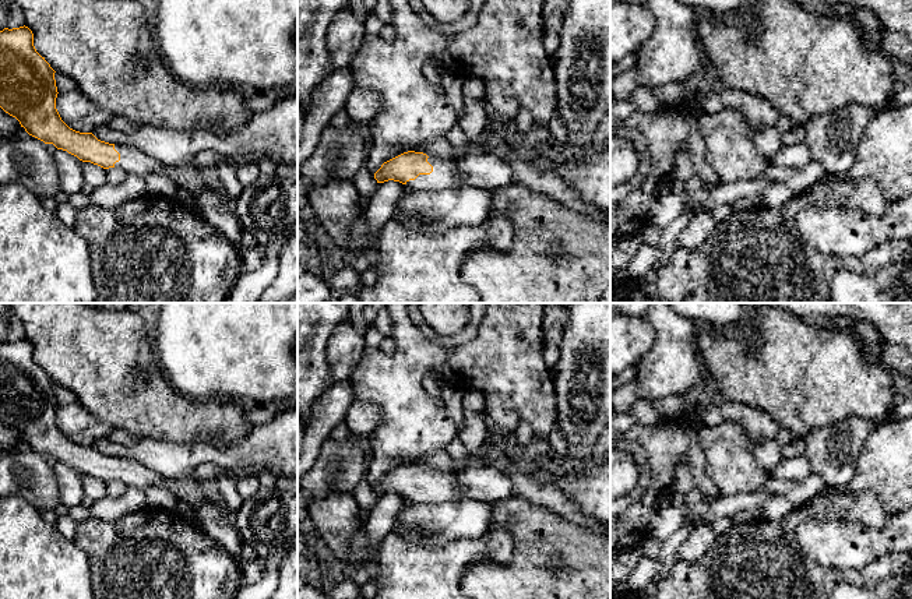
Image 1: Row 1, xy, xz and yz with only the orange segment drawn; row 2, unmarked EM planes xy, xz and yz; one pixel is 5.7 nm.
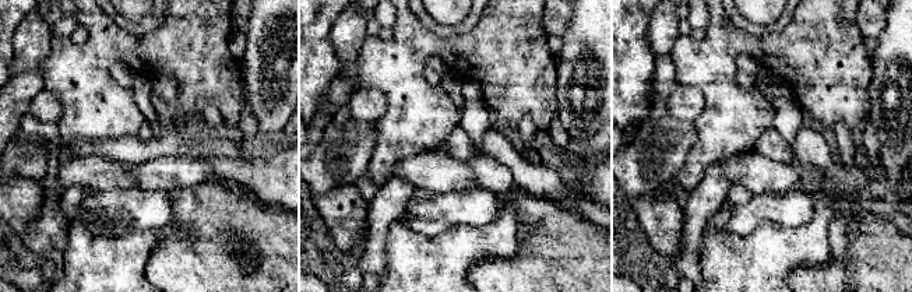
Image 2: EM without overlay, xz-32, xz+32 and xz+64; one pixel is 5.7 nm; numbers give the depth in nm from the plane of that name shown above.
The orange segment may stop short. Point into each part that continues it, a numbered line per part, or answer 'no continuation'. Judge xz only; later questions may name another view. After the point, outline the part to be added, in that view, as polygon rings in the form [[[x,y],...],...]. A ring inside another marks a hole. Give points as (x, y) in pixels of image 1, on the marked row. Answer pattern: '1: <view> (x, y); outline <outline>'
1: xz (444, 175); outline [[[429,156],[427,162],[433,166],[433,172],[430,175],[419,175],[415,180],[406,182],[411,190],[441,191],[461,187],[457,159]]]

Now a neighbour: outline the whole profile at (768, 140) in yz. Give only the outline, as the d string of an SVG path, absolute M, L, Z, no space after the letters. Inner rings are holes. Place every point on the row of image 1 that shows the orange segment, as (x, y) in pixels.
M775 126L751 131L751 140L758 152L770 162L782 147L782 133Z

